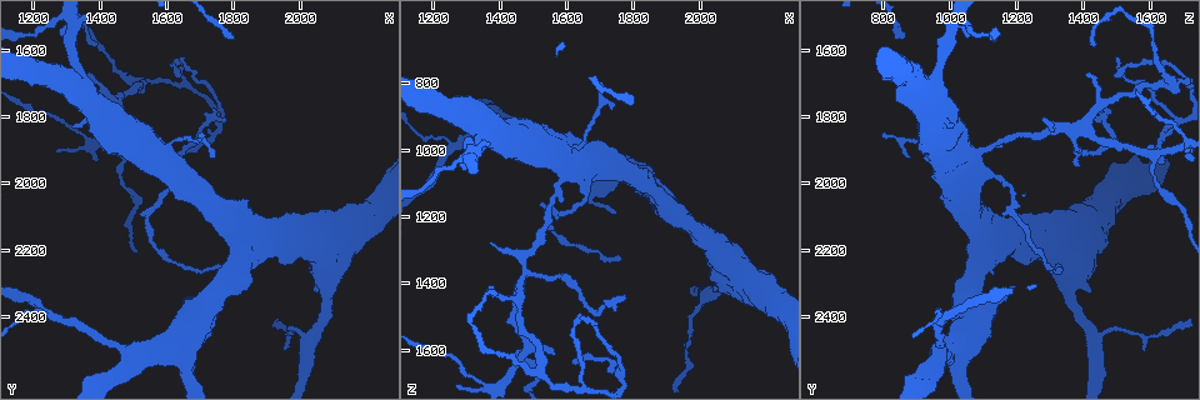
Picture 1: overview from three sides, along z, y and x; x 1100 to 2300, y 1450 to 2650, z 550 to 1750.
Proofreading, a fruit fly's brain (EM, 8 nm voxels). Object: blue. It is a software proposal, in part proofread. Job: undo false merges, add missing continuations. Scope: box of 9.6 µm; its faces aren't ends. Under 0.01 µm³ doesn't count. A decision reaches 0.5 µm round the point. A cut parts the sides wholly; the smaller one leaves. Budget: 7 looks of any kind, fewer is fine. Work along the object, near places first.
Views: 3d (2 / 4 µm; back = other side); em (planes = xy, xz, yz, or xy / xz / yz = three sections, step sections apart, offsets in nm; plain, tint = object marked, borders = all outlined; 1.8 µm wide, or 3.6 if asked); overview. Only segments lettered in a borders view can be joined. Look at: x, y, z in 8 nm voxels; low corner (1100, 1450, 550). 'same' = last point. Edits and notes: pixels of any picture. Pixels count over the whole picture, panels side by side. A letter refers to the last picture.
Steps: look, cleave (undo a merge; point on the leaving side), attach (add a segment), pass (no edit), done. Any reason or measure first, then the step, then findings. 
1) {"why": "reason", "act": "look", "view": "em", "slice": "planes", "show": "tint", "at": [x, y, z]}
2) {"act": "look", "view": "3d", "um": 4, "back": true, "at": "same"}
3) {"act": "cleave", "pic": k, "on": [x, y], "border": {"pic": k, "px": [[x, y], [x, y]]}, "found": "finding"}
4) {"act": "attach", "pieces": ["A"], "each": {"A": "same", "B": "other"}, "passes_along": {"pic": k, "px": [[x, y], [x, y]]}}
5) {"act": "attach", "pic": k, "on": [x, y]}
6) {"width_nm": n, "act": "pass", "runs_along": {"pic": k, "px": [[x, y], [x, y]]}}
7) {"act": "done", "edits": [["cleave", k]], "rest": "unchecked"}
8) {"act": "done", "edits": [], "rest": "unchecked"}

{"why": "arms part here", "act": "look", "view": "3d", "um": 2, "at": [1530, 1700, 1680]}

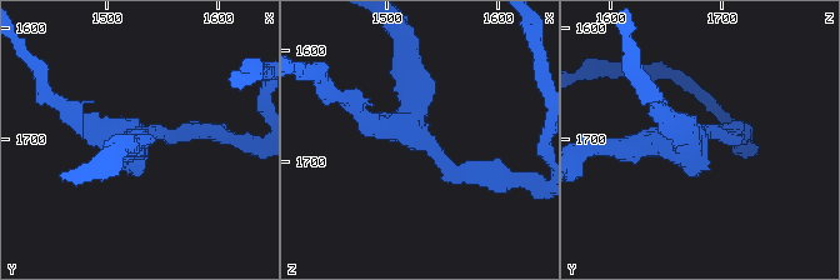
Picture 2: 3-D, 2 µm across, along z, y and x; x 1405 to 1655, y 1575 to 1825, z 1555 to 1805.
{"act": "look", "view": "em", "slice": "xz", "step": 8, "show": "tint", "at": [1524, 1706, 1670]}

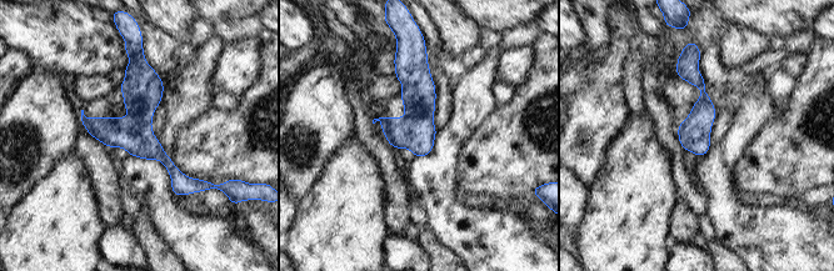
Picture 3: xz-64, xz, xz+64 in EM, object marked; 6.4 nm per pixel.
{"why": "another direction", "act": "look", "view": "em", "slice": "planes", "show": "borders", "at": "same"}

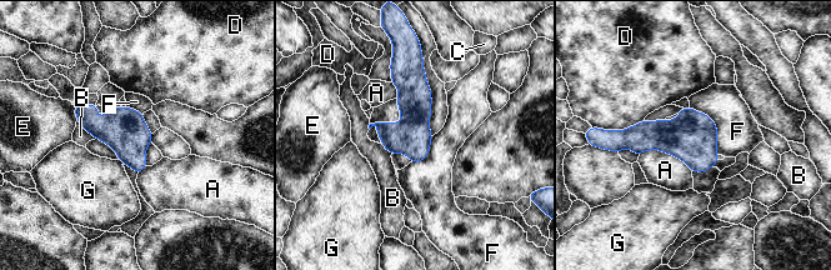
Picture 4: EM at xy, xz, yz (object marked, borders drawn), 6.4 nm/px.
{"width_nm": 260, "act": "pass", "each": {"A": "other", "B": "other", "C": "other", "D": "other", "E": "other", "F": "other", "G": "other"}, "border": {"pic": 4, "px": [[690, 106], [716, 125], [719, 154]]}, "found": "continuous, no second neuron"}

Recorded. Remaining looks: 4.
{"why": "sharp bend", "act": "look", "view": "3d", "um": 2, "at": [1470, 1820, 1390]}

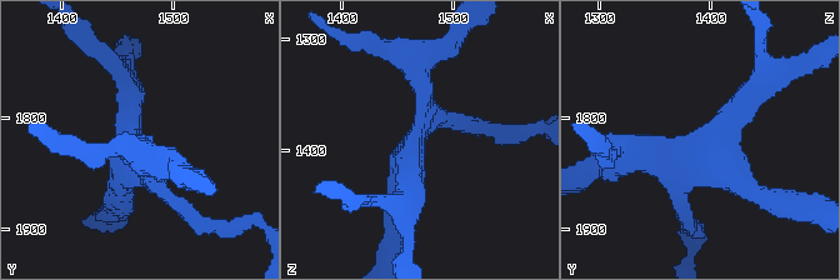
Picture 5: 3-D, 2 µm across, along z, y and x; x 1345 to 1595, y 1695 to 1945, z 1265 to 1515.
{"arms": 4, "act": "look", "view": "em", "slice": "planes", "show": "tint", "at": [1464, 1826, 1392]}

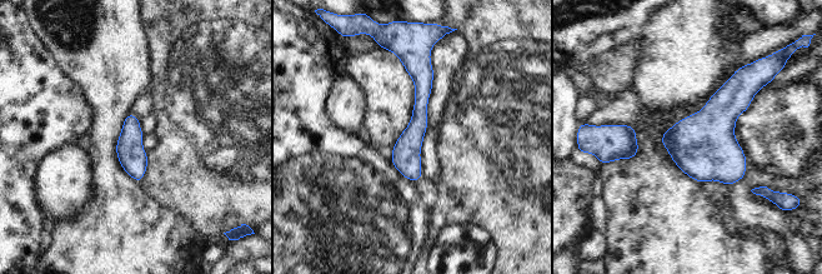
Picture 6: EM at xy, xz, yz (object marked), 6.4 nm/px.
{"why": "what lies round it", "act": "look", "view": "em", "slice": "planes", "show": "borders", "at": "same"}

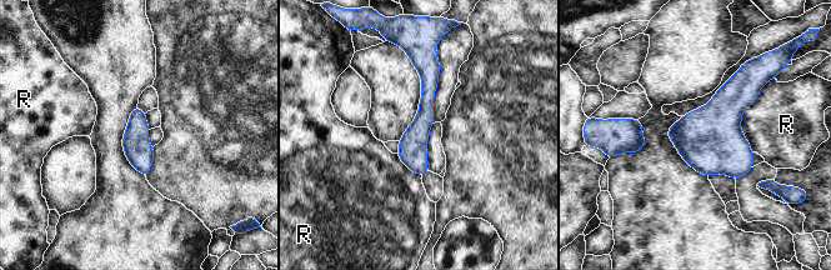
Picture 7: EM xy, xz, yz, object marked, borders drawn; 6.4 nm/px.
{"longest_contact_nm": ["R", 480], "act": "pass", "each": {"R": "other"}, "found": "continuous, no second neuron"}

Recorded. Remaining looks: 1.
{"act": "done", "edits": [], "rest": "unchecked"}

